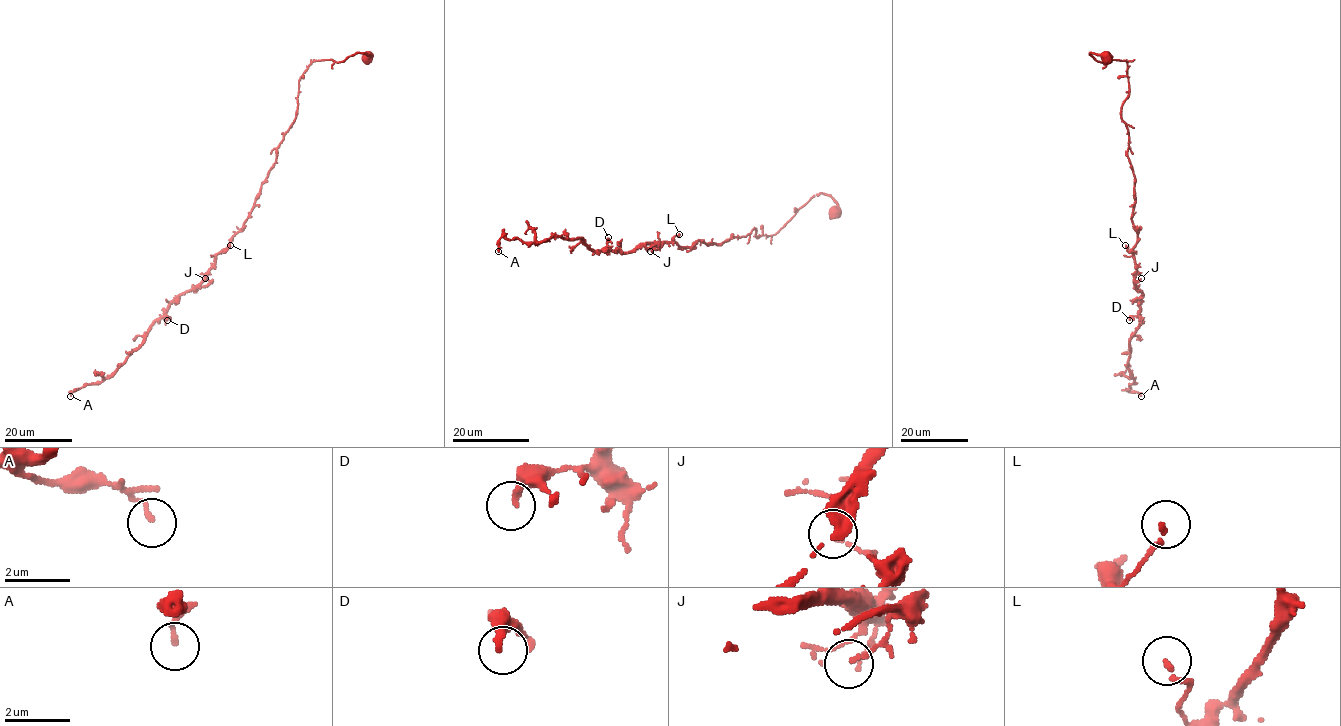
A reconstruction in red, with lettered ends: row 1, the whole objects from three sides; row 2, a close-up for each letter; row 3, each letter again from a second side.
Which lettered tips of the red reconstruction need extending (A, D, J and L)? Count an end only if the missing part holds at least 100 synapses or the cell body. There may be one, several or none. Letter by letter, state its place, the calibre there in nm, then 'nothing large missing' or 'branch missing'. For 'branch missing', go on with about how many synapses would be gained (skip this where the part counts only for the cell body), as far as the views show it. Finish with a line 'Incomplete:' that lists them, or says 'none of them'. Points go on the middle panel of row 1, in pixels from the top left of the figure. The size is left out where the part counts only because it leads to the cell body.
A: (498, 251) | 130 nm | nothing large missing
D: (608, 237) | 260 nm | nothing large missing
J: (650, 251) | 100 nm | nothing large missing
L: (679, 234) | 140 nm | nothing large missing
Incomplete: none of them

